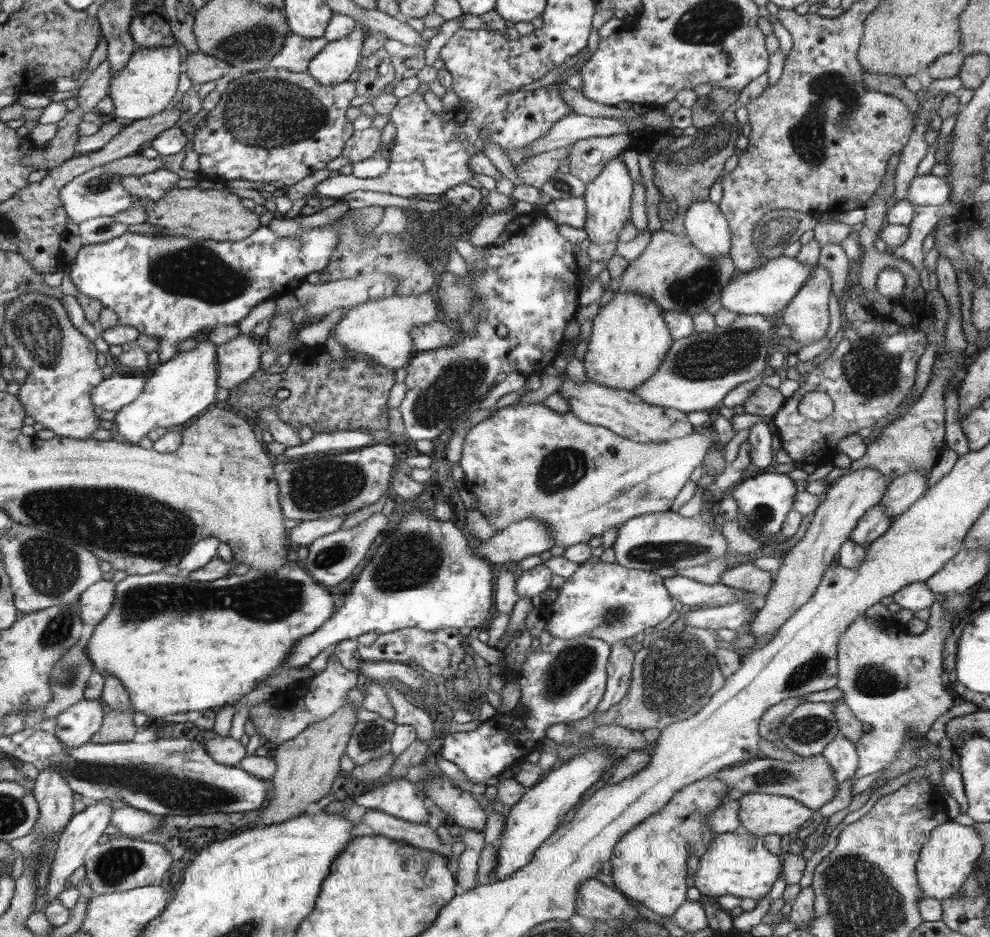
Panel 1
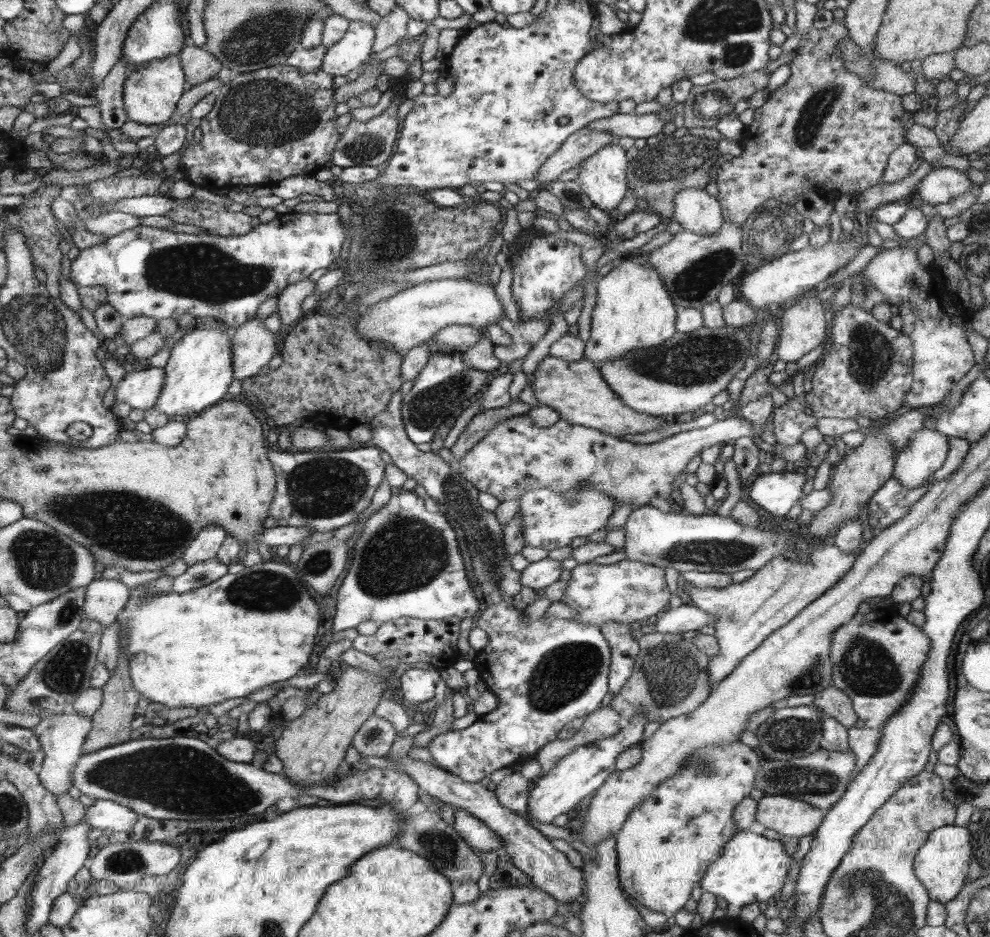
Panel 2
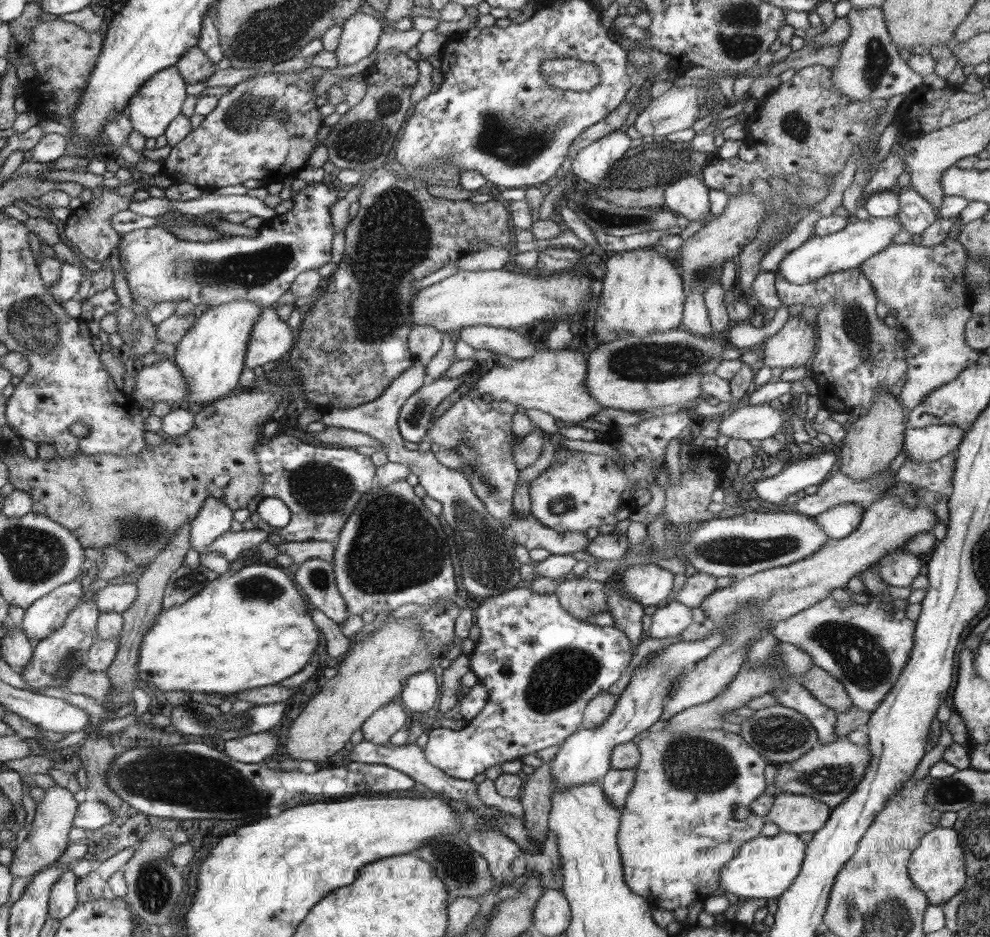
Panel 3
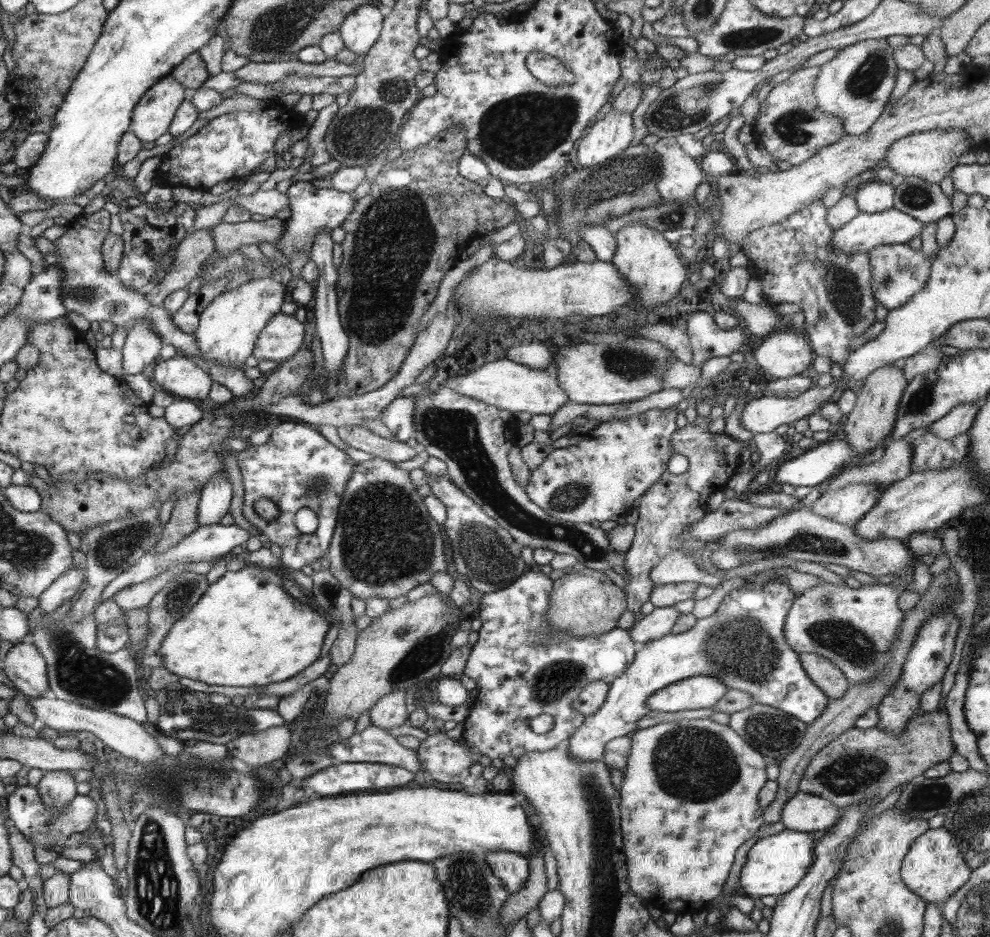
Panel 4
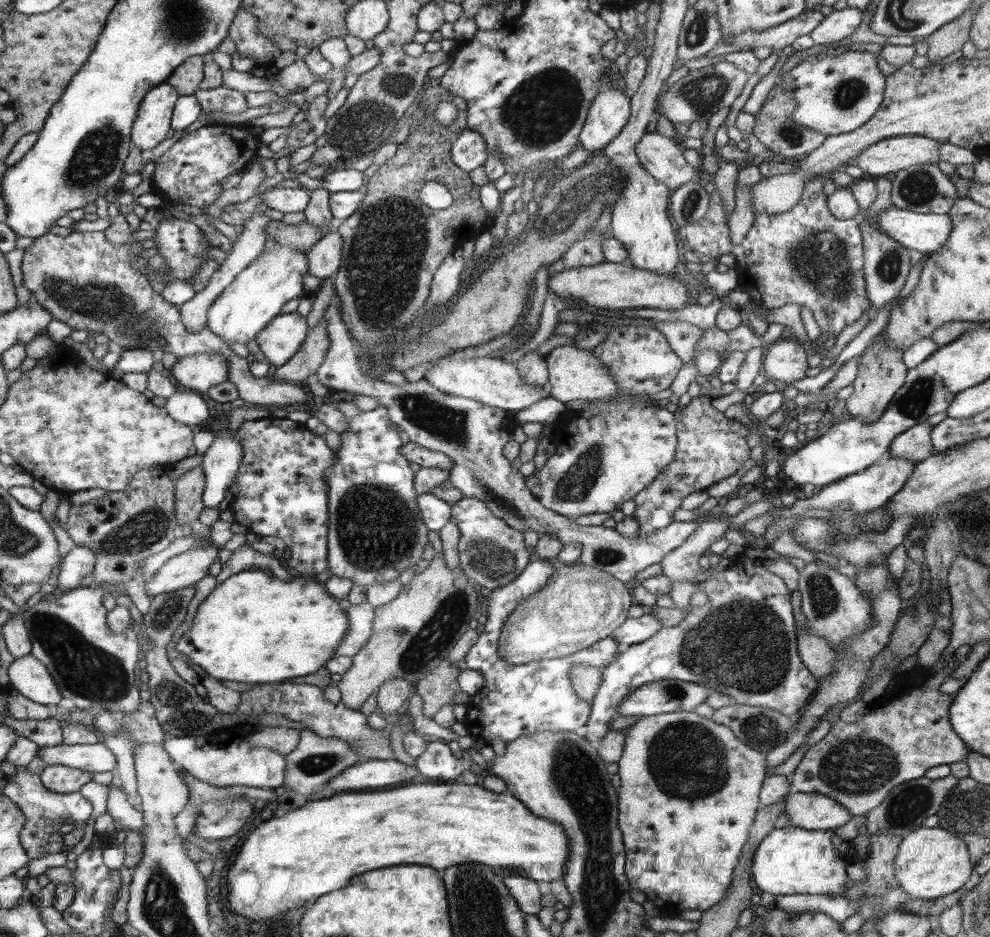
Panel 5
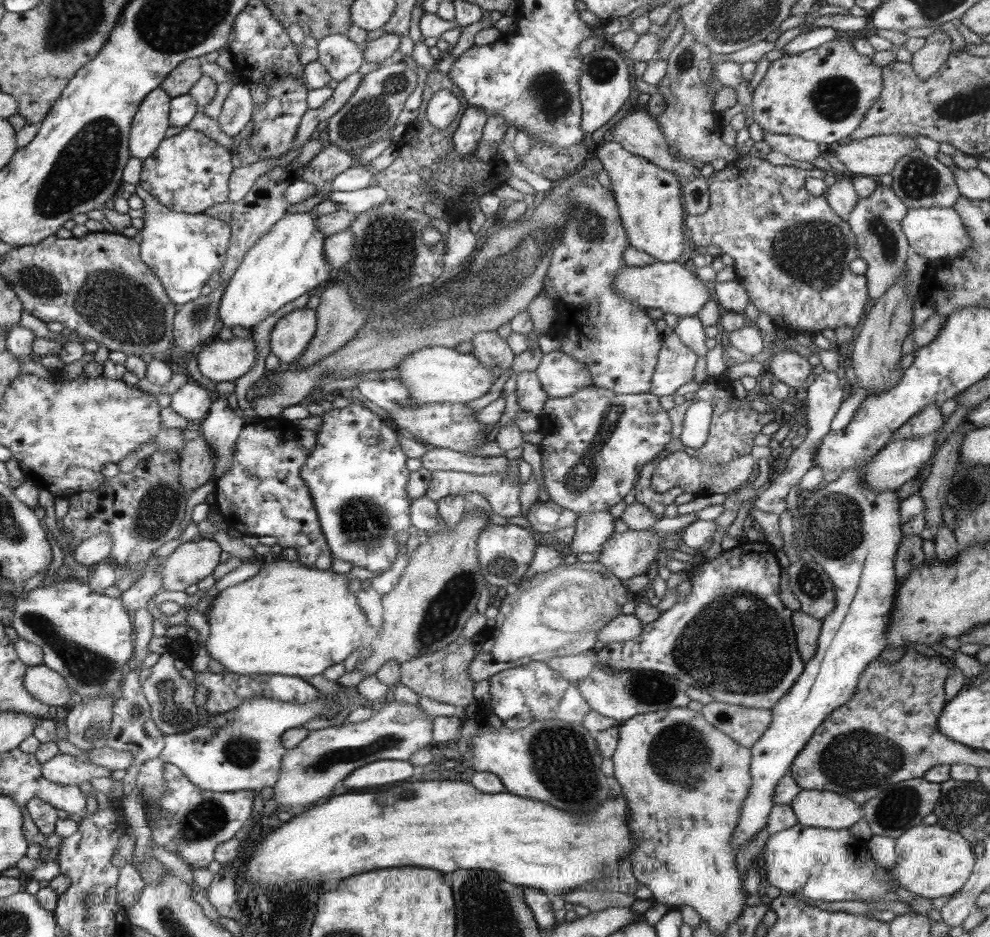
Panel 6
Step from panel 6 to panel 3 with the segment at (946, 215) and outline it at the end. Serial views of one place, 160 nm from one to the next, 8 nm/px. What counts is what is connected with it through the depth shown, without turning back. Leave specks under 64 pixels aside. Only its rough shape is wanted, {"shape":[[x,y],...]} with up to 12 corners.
{"shape":[[895,216],[853,218],[779,262],[792,284],[859,267],[903,232]]}

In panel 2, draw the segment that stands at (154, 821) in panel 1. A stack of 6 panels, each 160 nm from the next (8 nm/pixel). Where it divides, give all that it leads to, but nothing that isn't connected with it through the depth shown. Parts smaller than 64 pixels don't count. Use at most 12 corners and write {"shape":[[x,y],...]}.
{"shape":[[95,800],[83,818],[92,828],[126,832],[139,814],[110,800]]}

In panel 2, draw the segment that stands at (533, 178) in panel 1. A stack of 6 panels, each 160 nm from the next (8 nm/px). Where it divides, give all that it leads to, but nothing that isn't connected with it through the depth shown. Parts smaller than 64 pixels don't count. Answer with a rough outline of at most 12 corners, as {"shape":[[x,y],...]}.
{"shape":[[587,127],[577,130],[545,162],[540,187],[616,139]]}

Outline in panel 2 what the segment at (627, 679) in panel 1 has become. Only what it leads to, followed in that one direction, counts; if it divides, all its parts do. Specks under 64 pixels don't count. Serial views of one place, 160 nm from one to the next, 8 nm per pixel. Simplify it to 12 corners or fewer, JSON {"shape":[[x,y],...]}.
{"shape":[[613,620],[601,626],[613,648],[610,694],[632,676],[641,653],[634,624]]}

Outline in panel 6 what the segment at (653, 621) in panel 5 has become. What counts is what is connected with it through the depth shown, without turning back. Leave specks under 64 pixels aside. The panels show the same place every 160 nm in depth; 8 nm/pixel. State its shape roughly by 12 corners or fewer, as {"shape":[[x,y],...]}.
{"shape":[[620,614],[598,631],[599,647],[642,635],[636,615]]}

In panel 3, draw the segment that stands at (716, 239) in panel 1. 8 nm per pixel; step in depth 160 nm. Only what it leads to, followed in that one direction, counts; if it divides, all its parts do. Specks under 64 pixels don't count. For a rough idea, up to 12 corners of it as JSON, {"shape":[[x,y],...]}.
{"shape":[[701,176],[666,186],[665,208],[689,222],[710,217]]}

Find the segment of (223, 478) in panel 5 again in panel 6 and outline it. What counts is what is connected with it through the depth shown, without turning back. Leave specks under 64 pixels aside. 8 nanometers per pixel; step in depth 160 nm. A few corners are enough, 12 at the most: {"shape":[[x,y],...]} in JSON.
{"shape":[[214,396],[200,428],[215,452],[213,480],[227,473],[247,419]]}

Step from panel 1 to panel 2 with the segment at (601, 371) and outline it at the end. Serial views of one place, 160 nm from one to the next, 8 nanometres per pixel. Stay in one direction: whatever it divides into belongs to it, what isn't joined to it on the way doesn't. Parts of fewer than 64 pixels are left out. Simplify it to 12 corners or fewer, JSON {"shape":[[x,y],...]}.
{"shape":[[651,266],[597,279],[584,356],[597,367],[677,332]]}

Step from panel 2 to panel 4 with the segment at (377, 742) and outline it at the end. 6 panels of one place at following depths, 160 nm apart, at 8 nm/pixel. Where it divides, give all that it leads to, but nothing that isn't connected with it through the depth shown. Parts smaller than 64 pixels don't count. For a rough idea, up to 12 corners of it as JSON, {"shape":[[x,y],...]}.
{"shape":[[405,690],[385,694],[369,710],[371,724],[393,733],[409,717]]}

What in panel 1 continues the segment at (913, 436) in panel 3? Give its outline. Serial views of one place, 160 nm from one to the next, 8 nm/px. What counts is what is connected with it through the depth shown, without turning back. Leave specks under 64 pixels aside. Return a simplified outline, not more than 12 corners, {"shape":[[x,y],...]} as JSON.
{"shape":[[909,470],[887,486],[879,503],[893,520],[926,492],[928,476]]}

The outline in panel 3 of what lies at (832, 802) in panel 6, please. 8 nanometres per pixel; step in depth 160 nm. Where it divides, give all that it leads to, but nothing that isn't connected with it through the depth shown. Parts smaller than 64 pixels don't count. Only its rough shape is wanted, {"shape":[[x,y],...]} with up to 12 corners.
{"shape":[[779,793],[764,818],[782,832],[818,832],[830,818],[822,801]]}

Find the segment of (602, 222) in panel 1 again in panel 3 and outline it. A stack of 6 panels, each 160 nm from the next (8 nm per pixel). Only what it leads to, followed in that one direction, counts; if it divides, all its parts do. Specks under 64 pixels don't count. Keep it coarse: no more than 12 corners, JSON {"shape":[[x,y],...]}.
{"shape":[[620,128],[601,136],[572,161],[572,172],[601,186],[630,150]]}

